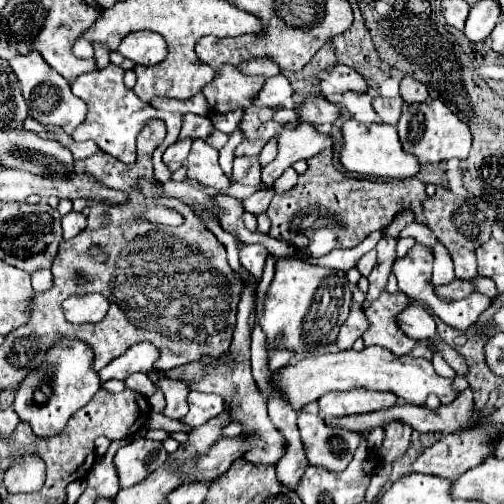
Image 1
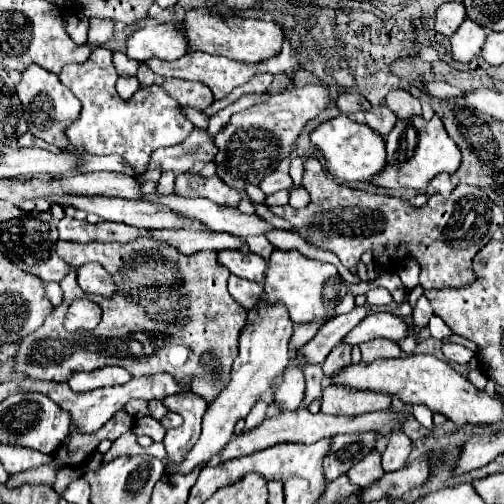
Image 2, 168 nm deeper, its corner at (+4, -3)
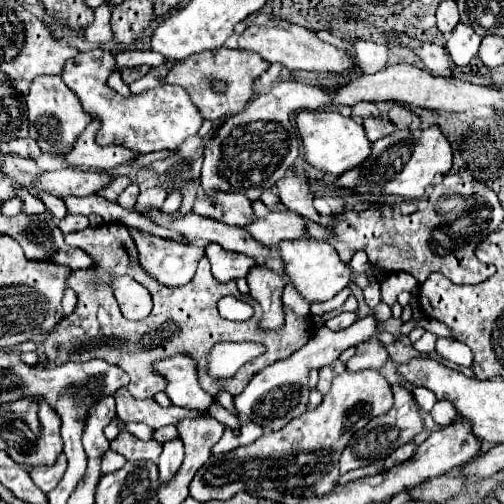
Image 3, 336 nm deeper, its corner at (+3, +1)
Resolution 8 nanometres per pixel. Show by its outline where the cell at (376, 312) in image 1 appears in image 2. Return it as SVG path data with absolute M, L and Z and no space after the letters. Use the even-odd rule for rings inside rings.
M376 338L376 340L368 340L360 344L362 350L362 360L364 362L372 362L372 358L396 358L402 354L400 346L392 340L386 338Z

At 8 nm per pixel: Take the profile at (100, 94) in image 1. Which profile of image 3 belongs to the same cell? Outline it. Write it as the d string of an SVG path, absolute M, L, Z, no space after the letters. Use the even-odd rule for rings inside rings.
M89 50L79 52L73 60L67 62L63 70L63 82L79 96L85 110L101 120L101 130L97 134L97 144L117 144L123 142L137 152L155 152L155 150L177 150L187 136L197 134L203 120L197 106L191 102L189 94L181 86L157 86L139 96L121 96L111 90L105 82L113 72L115 56L107 50Z

